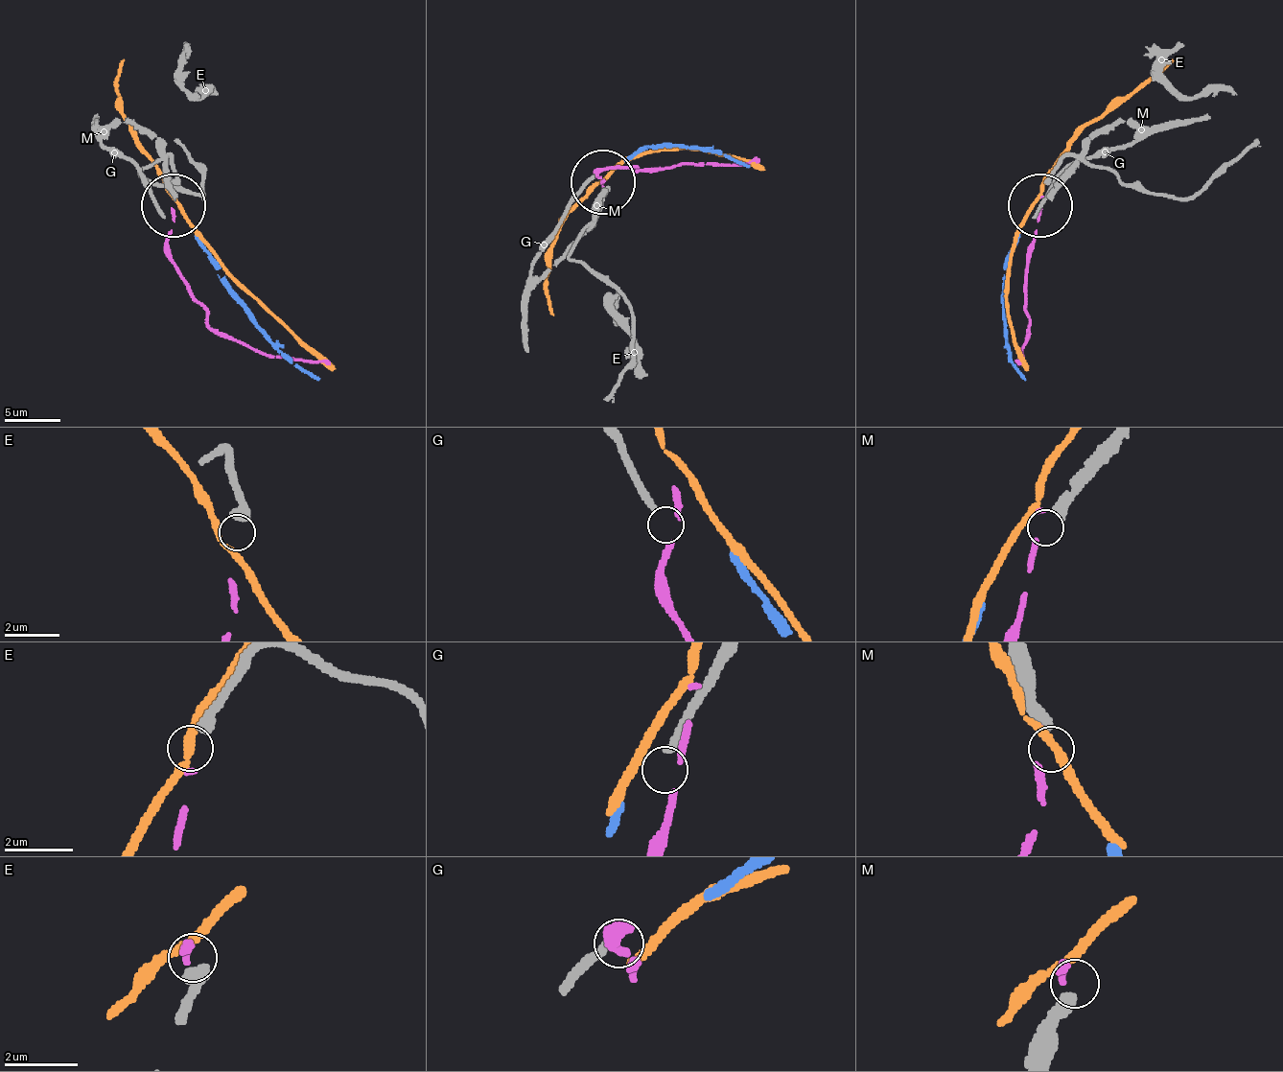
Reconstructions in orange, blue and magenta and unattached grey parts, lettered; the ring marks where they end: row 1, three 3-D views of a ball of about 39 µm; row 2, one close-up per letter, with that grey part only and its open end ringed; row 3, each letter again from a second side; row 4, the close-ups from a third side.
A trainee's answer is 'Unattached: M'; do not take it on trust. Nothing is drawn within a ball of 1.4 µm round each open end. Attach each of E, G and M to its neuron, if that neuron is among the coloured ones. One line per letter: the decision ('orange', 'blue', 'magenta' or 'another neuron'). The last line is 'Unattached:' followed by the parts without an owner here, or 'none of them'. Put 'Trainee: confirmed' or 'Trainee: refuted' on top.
Trainee: refuted
E: magenta
G: another neuron
M: another neuron
Unattached: G, M

